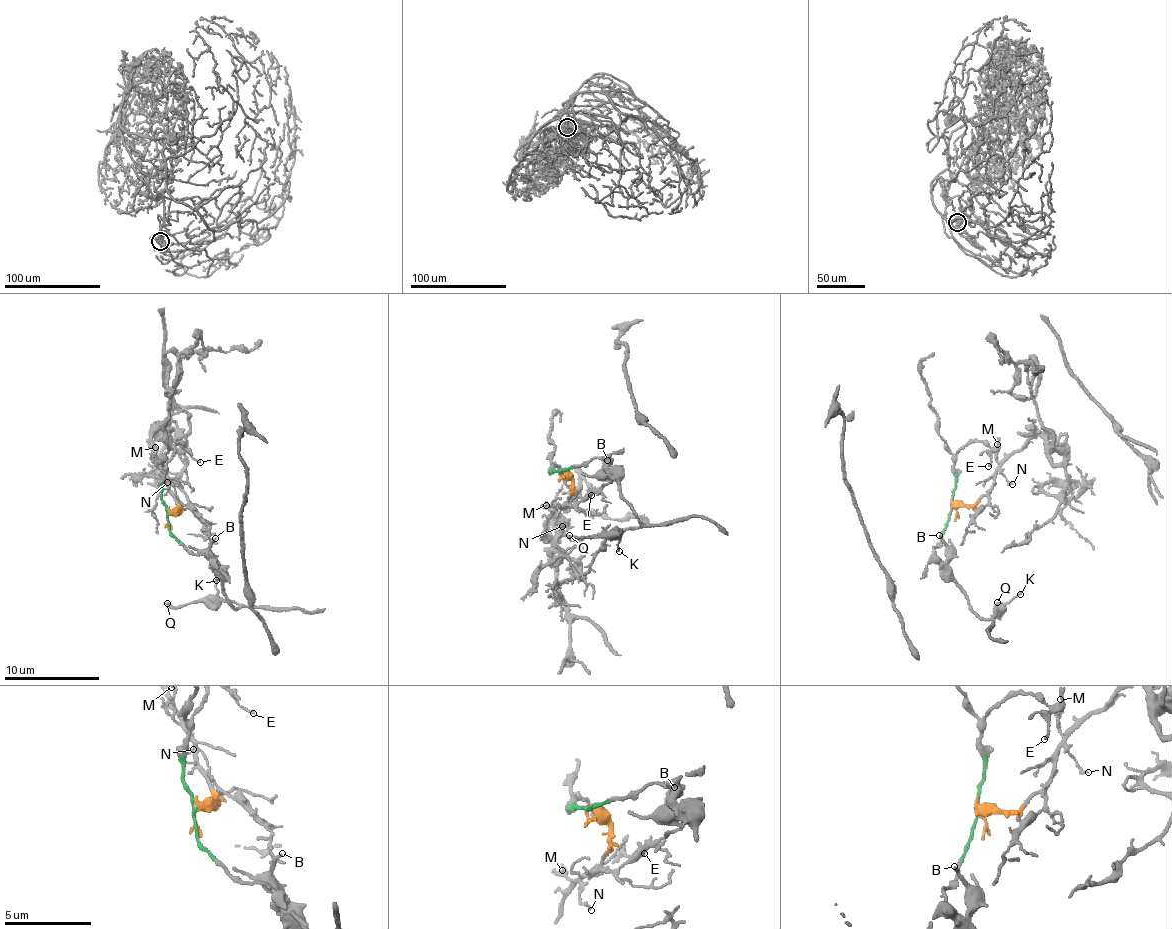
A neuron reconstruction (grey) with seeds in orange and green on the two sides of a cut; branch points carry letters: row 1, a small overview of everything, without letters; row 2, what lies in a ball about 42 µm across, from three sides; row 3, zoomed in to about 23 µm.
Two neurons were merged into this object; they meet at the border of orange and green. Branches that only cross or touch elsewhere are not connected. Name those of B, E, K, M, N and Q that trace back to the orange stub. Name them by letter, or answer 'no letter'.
M, N

